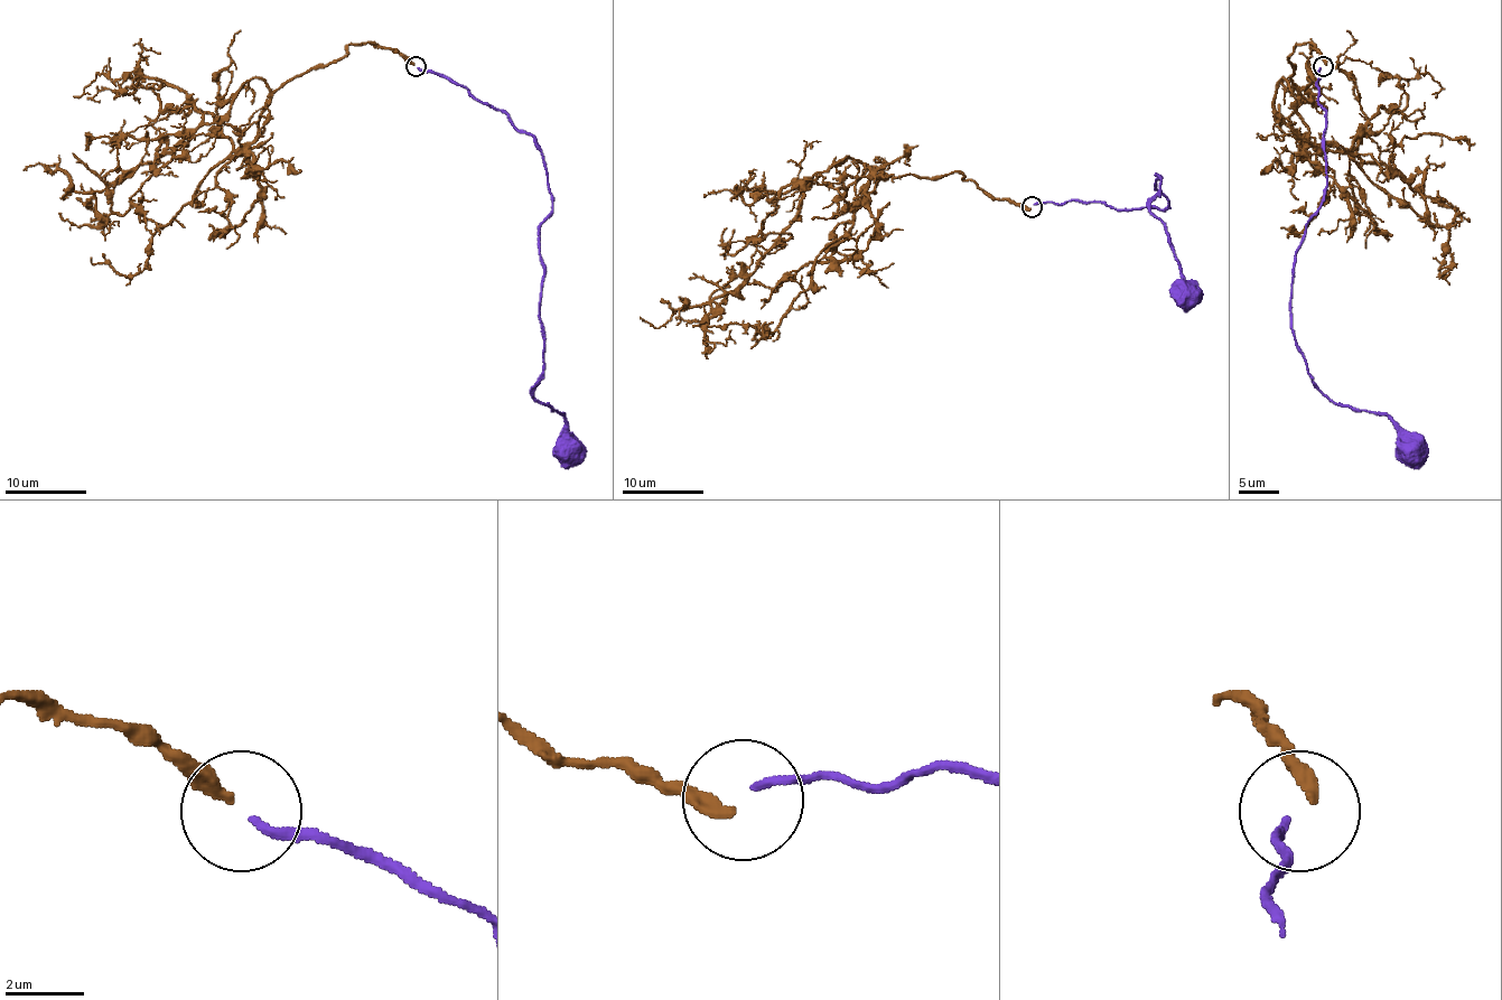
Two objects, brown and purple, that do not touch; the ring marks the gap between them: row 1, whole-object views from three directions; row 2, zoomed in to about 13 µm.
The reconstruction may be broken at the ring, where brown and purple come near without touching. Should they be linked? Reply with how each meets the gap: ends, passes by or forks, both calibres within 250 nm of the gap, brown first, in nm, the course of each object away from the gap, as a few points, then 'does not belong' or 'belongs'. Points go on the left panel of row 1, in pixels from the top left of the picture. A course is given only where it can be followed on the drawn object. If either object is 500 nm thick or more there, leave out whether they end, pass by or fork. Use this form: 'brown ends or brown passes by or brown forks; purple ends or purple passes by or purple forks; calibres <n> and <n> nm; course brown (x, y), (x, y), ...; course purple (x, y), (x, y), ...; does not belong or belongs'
brown ends; purple ends; calibres 320 and 200 nm; course brown (413, 63), (369, 43), (276, 90), (251, 77), (226, 112), (101, 190), (78, 193), (56, 165), (24, 170); course purple (418, 67), (501, 110), (541, 152), (551, 213), (539, 227), (543, 373), (533, 395), (561, 414), (568, 447); belongs

